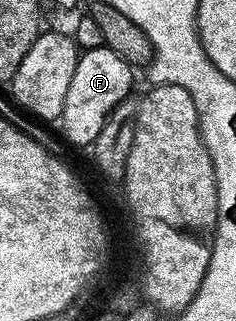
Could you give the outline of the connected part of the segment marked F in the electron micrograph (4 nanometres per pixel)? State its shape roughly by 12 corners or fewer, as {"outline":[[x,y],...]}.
{"outline":[[106,45],[80,54],[63,135],[90,148],[127,99],[132,64]]}

